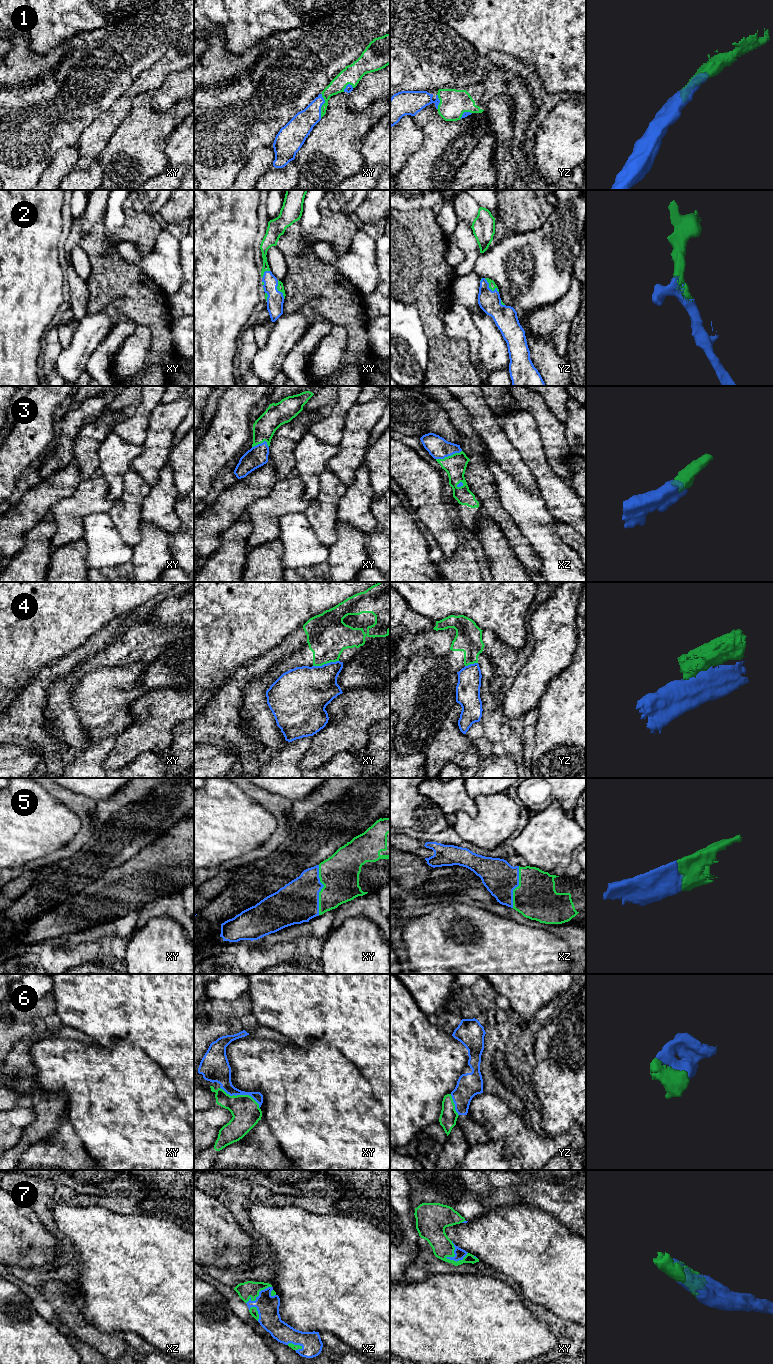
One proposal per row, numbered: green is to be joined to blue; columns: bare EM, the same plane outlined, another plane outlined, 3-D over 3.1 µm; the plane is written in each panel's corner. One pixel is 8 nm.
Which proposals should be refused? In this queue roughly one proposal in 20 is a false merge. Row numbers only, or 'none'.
4

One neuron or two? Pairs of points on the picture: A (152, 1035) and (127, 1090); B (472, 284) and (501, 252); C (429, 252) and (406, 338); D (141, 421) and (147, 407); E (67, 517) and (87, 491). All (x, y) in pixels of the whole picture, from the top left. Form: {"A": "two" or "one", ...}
{"A": "two", "B": "two", "C": "two", "D": "one", "E": "one"}

